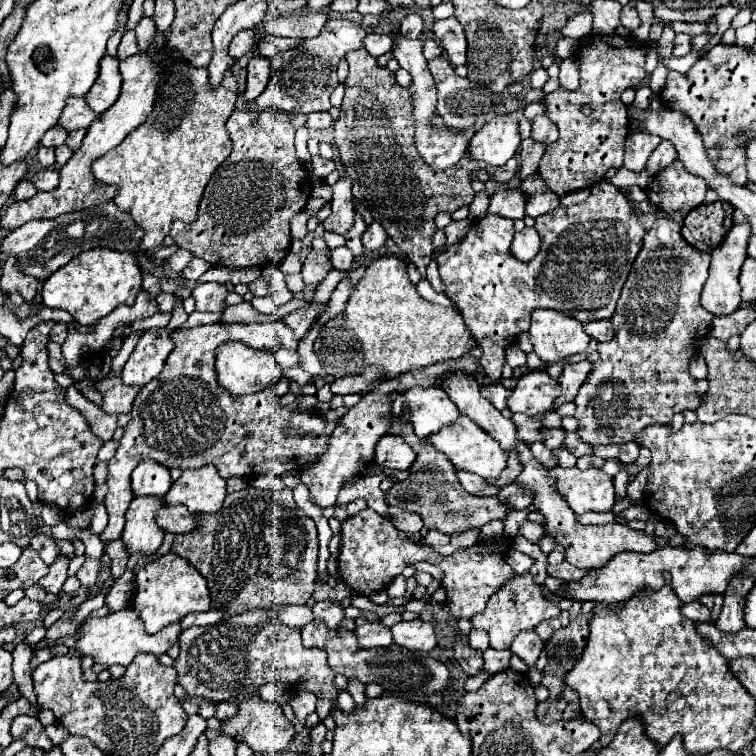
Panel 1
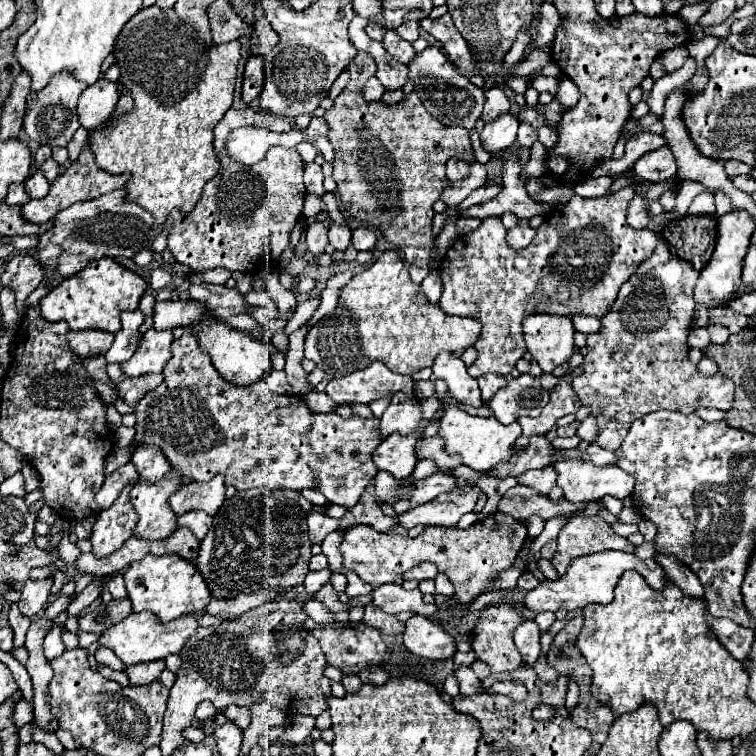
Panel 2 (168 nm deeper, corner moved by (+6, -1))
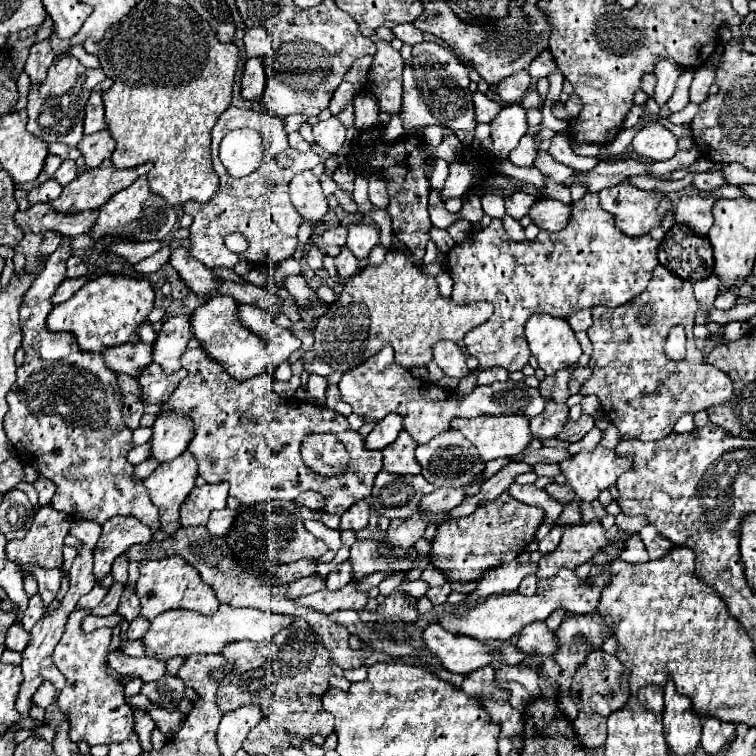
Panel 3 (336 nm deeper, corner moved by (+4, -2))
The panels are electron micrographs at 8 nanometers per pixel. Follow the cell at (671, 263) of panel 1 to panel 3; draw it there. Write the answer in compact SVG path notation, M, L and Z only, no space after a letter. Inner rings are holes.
M657 266L653 272L653 278L647 286L647 290L637 296L635 300L619 306L619 308L593 308L593 326L587 330L595 360L593 376L581 386L581 394L595 394L601 400L603 410L611 416L613 424L619 428L619 432L625 438L639 438L643 442L647 440L659 440L673 432L675 422L683 414L697 414L701 410L707 410L709 406L723 404L733 396L733 382L727 374L721 370L703 364L703 354L693 344L693 318L699 310L699 304L693 296L693 286L687 280L677 278L673 272L669 272L663 266ZM681 324L689 336L689 360L671 362L663 354L663 346L667 340L667 334L671 326Z

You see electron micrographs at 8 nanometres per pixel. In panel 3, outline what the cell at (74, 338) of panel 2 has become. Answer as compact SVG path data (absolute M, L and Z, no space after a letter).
M143 342L123 344L103 352L103 358L113 372L123 372L127 376L131 374L133 378L137 378L139 372L153 362L153 346Z

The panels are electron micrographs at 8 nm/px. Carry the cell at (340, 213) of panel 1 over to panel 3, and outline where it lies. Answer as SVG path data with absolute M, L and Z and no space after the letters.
M343 248L341 254L335 258L335 266L337 266L337 274L341 278L351 278L357 274L357 260L355 260L355 256L351 256L351 252L347 248Z

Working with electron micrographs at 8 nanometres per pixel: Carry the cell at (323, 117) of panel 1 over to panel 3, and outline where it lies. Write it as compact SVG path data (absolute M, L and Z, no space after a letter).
M331 116L329 120L325 122L317 122L313 126L313 134L315 134L315 140L317 144L327 152L327 154L337 154L337 150L343 146L345 142L345 128L343 124Z

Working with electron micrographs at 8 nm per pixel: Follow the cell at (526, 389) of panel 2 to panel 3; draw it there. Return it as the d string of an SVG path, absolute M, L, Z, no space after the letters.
M383 344L375 356L345 372L339 382L339 388L343 400L351 404L353 412L359 414L365 422L379 422L389 412L403 416L403 428L417 440L417 444L427 444L437 434L449 430L453 418L507 416L507 414L523 414L527 418L535 418L545 408L545 400L539 394L539 390L529 388L525 382L505 380L487 386L475 386L465 396L459 396L457 390L447 390L439 388L433 382L423 382L411 376L407 368L395 364L391 344Z

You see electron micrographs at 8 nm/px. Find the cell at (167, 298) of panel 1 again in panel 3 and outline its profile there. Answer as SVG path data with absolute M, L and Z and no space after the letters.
M215 296L207 304L199 306L191 316L193 316L191 324L195 338L201 342L203 350L213 360L223 364L223 368L231 376L235 376L237 380L249 380L269 368L271 360L265 350L265 342L259 336L255 336L251 330L243 328L243 324L239 324L235 300L231 300L229 296Z

